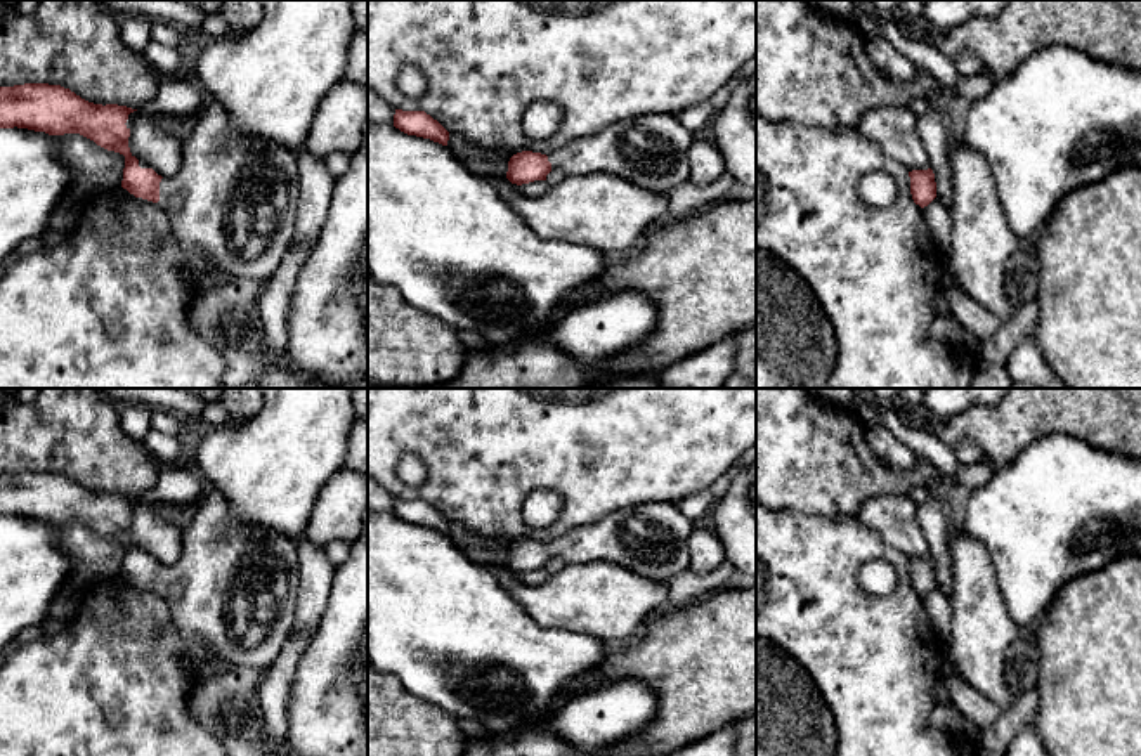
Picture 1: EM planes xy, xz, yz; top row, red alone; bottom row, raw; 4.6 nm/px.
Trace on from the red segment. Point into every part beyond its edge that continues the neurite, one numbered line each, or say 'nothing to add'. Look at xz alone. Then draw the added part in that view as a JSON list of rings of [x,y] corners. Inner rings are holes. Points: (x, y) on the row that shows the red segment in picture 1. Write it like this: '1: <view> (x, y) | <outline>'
1: xz (651, 151) | [[[636,114],[609,123],[593,135],[576,137],[572,142],[548,153],[551,168],[562,168],[565,175],[614,173],[642,189],[668,194],[688,182],[688,149],[694,142],[688,132],[673,114]]]

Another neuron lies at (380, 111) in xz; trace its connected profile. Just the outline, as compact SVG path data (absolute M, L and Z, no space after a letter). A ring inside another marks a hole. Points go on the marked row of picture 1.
M368 88L368 121L375 125L394 125L395 108Z

